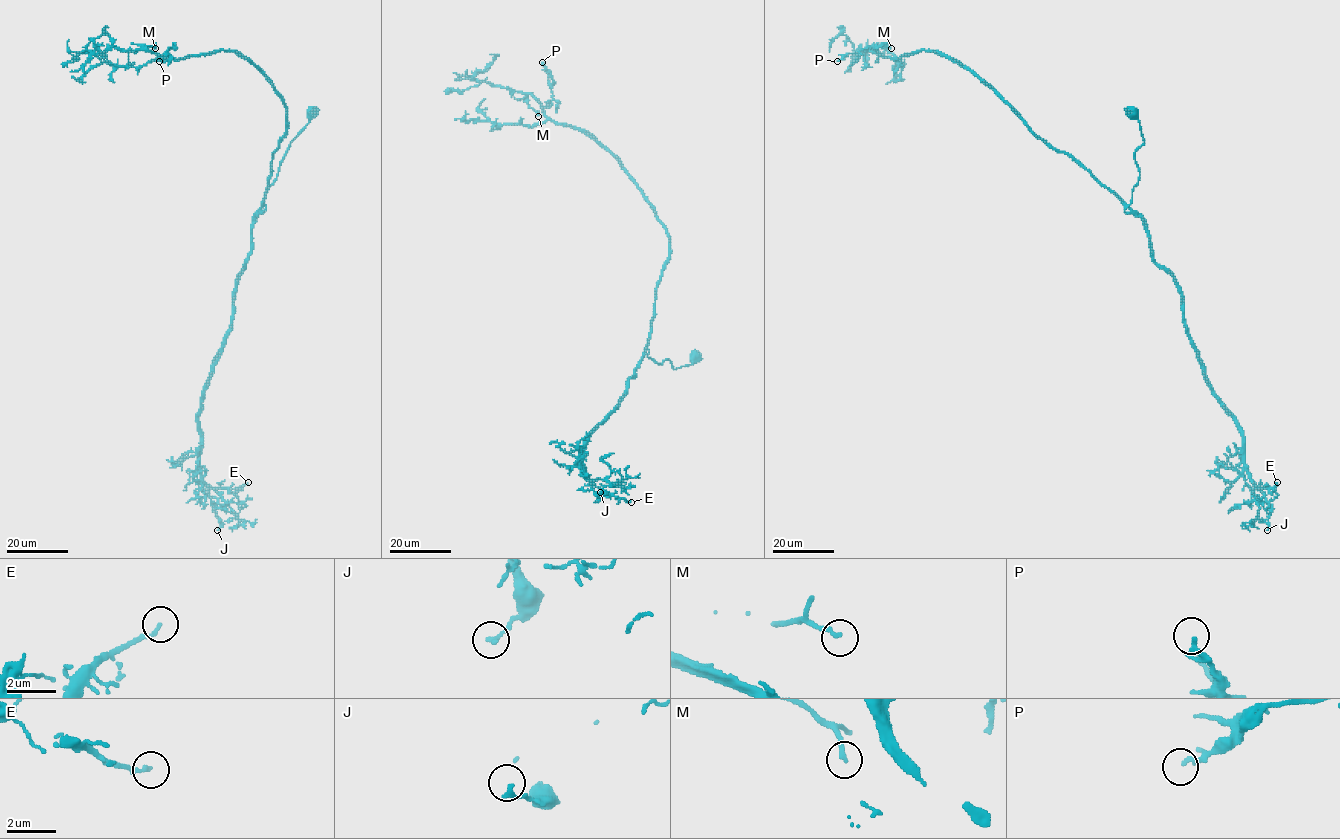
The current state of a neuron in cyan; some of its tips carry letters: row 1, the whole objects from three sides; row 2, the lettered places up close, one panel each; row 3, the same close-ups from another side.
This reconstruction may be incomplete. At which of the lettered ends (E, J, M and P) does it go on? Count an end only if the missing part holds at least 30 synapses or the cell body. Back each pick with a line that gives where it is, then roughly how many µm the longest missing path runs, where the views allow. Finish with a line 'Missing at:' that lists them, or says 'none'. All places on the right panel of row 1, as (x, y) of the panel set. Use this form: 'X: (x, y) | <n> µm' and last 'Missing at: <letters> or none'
Missing at: none

